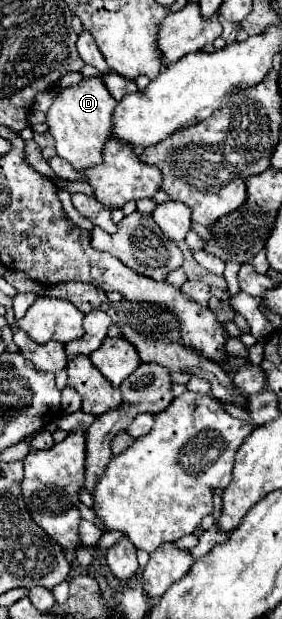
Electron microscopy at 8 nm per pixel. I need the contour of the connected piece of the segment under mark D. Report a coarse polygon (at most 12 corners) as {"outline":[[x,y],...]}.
{"outline":[[99,77],[57,93],[47,111],[57,155],[103,163],[117,101]]}

